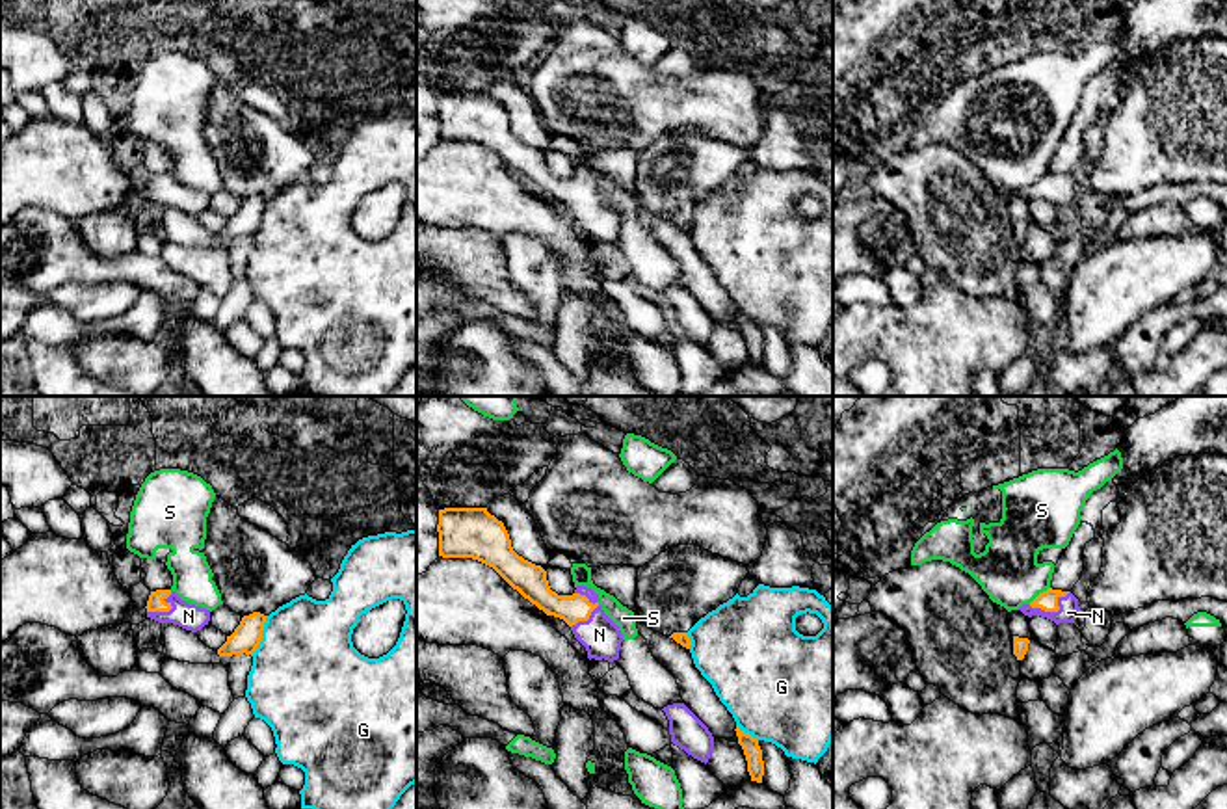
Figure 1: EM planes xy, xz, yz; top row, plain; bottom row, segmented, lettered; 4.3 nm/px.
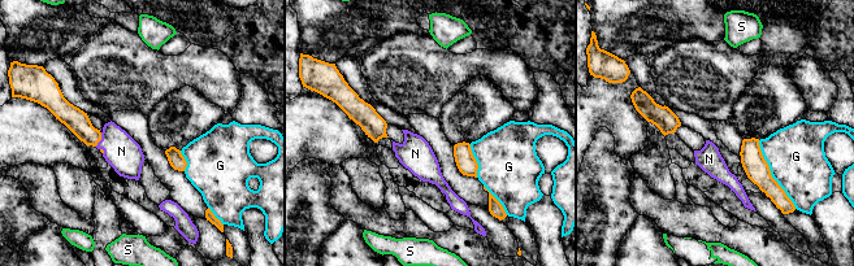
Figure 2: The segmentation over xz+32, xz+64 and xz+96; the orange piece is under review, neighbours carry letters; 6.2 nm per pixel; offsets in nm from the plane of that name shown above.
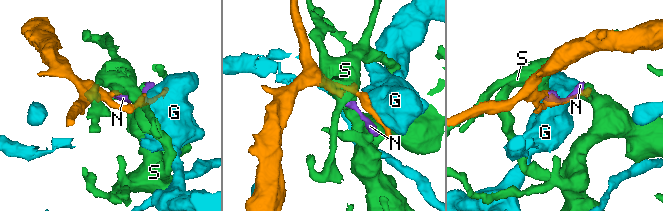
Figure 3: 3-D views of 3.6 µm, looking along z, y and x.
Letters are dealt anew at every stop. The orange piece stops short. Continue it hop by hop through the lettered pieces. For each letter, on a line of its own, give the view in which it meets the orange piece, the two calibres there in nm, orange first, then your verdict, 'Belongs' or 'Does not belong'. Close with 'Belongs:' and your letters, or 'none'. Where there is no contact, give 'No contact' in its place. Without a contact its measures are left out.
G: Touches orange in xy. Thickness 120 nm (orange) against 480 nm. Does not belong
N: Touches orange in xz. Thickness 120 nm (orange) against 170 nm. Belongs
S: Touches orange in yz. Thickness 90 nm (orange) against 260 nm. Does not belong
Belongs: N

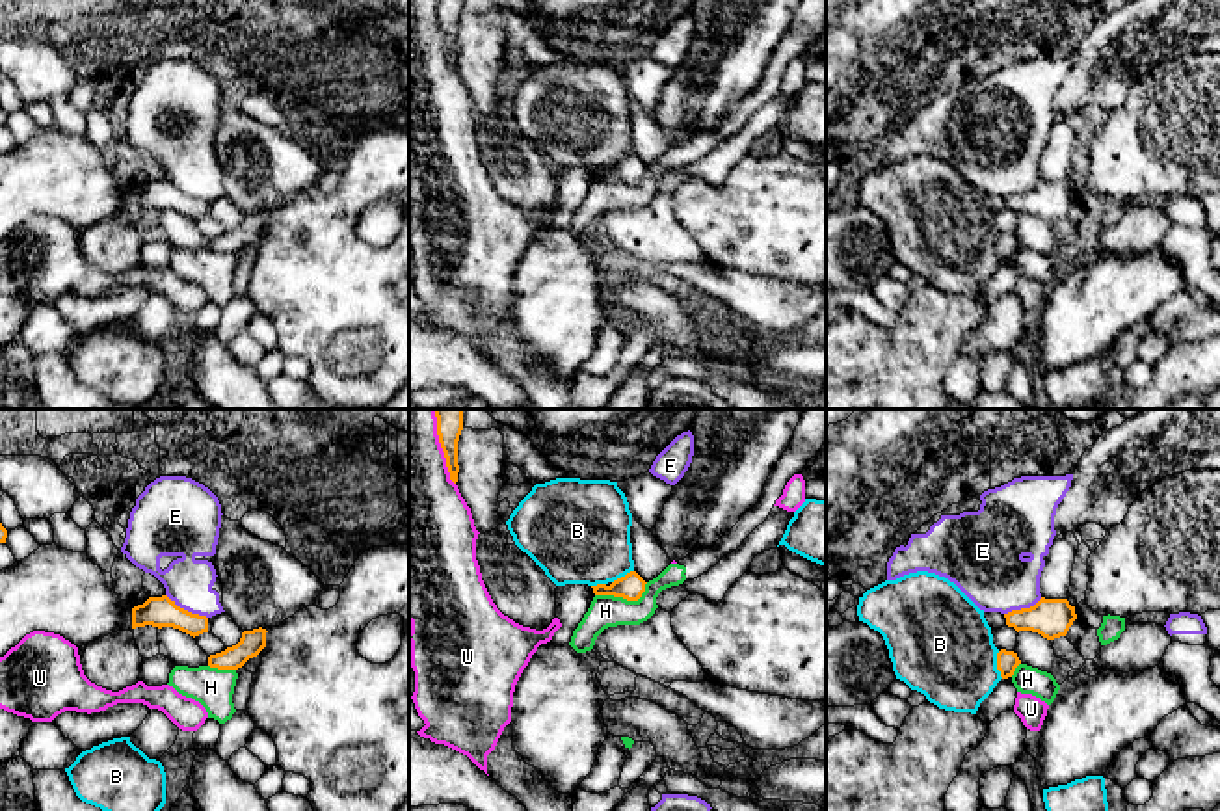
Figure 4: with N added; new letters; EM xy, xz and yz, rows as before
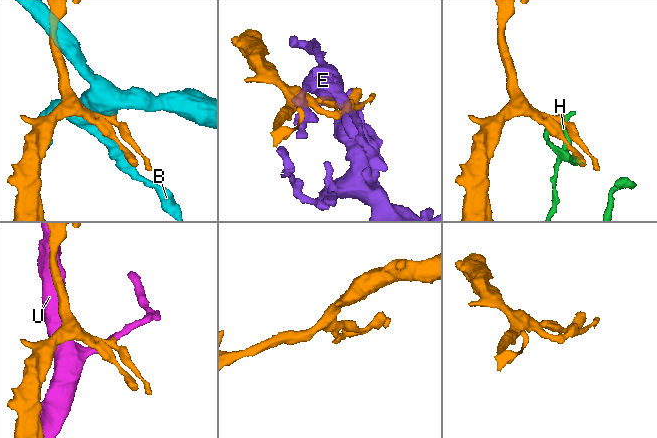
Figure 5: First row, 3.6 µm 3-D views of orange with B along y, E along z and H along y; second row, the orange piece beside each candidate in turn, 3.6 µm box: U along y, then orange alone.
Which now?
B: Touches orange in yz. Thickness 100 nm (orange) against 440 nm. Does not belong
E: Touches orange in xy. Thickness 130 nm (orange) against 200 nm. Does not belong
H: Touches orange in xz. Thickness 120 nm (orange) against 140 nm. Does not belong
U: Touches orange in xz. Thickness 110 nm (orange) against 380 nm. Does not belong
Belongs: none

